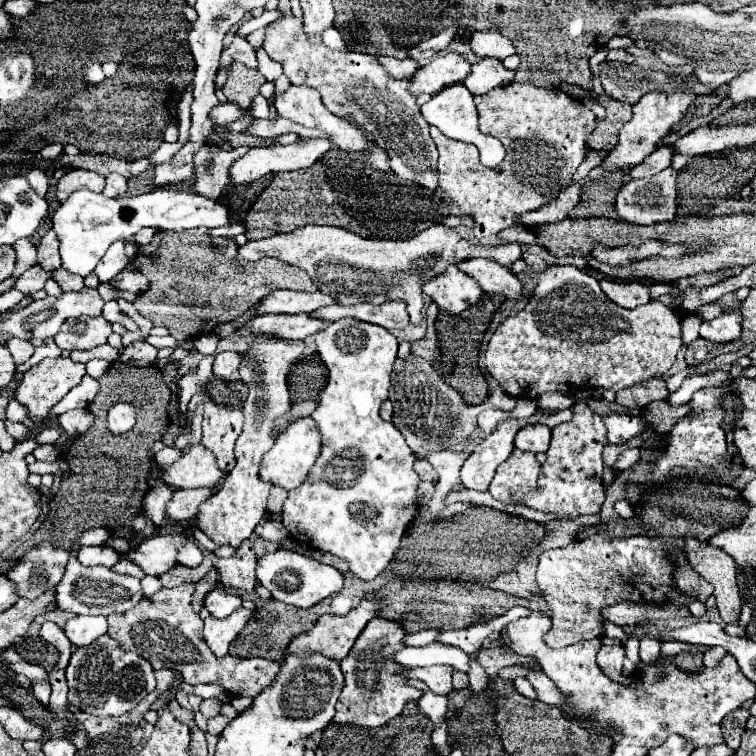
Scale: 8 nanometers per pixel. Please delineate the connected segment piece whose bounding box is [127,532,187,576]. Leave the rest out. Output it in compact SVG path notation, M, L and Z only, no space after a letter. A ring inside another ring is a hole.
M183 532L147 538L137 548L131 548L127 552L127 558L131 558L131 562L135 562L135 566L139 566L145 574L163 576L177 564L175 554L183 538L187 538L187 534Z

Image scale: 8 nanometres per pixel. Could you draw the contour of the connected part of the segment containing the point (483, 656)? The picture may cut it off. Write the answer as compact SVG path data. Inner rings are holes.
M499 646L499 648L493 648L493 650L485 650L481 648L479 654L477 654L479 662L483 664L485 672L495 678L497 672L503 668L503 666L509 666L509 664L533 664L531 658L523 658L523 656L517 656L513 650L509 650L507 646Z

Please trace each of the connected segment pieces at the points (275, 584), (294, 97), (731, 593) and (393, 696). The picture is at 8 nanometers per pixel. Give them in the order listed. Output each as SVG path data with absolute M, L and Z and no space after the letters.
M277 550L259 558L257 580L273 594L275 600L281 600L297 608L311 608L319 604L323 598L337 594L343 588L345 578L337 568L321 564L309 556L301 556L291 550Z
M291 86L285 94L281 94L281 96L277 96L277 98L275 98L275 108L277 108L277 114L279 114L279 116L283 116L283 118L289 118L289 120L293 120L293 122L297 122L297 124L301 124L301 126L317 128L317 130L325 132L325 134L329 136L329 140L331 140L331 144L333 144L335 148L339 148L339 150L343 150L343 152L357 152L357 154L363 154L363 156L367 156L367 158L369 158L369 162L371 162L371 166L375 166L375 170L395 174L395 172L391 170L391 166L389 166L389 158L387 158L385 150L383 150L381 146L375 146L375 142L371 142L371 140L367 138L367 132L365 132L361 126L355 126L355 122L349 122L349 118L339 118L339 116L331 114L331 112L323 106L321 96L319 96L319 92L317 92L317 90L307 88L307 86Z
M685 538L685 550L689 564L699 572L713 588L717 598L717 610L727 624L739 626L741 618L741 588L737 584L737 566L729 554L707 542L697 542L695 538Z
M379 616L363 628L355 646L351 648L351 654L341 662L341 670L345 674L345 688L337 702L337 724L359 724L367 728L383 726L395 716L399 716L407 702L419 700L425 694L425 690L411 686L411 680L403 674L405 666L399 666L393 660L393 656L407 646L405 636L407 630L403 630L403 626L399 626L397 622L387 622Z

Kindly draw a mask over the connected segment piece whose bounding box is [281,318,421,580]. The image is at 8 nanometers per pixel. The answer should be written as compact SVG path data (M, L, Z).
M341 318L317 332L315 342L317 352L329 370L327 386L321 394L317 410L313 412L317 428L323 436L323 448L307 480L299 488L289 490L281 520L291 538L297 542L331 552L347 560L351 572L361 580L373 580L389 566L405 528L417 512L415 492L421 482L413 470L415 454L405 444L403 434L379 416L379 406L387 400L391 368L397 358L397 338L383 326L355 318Z

